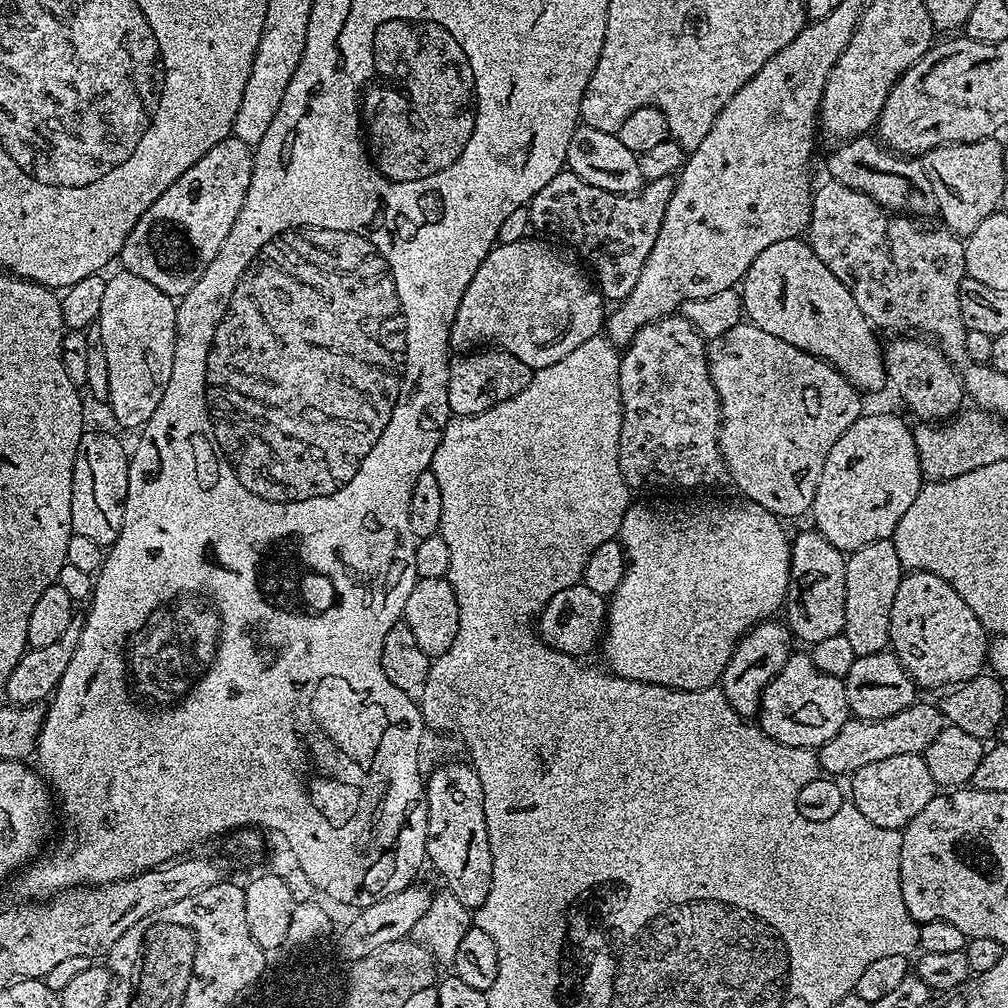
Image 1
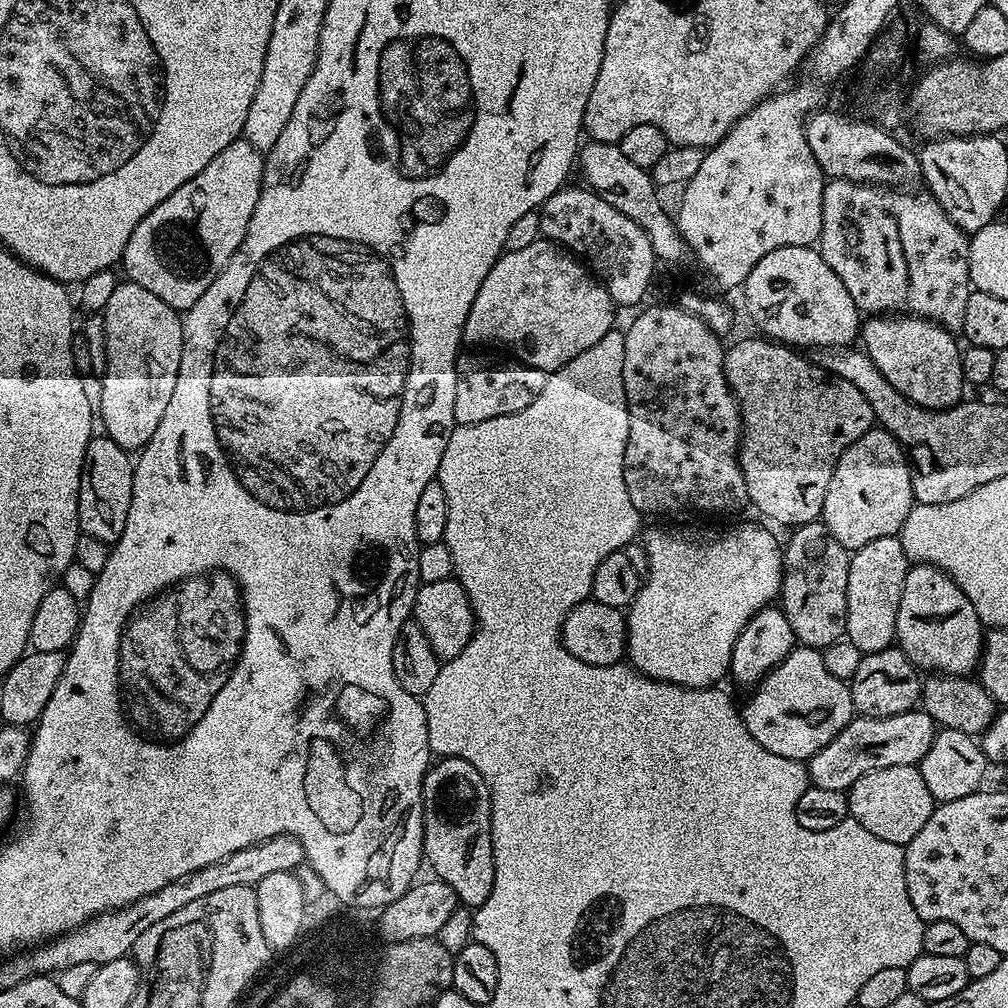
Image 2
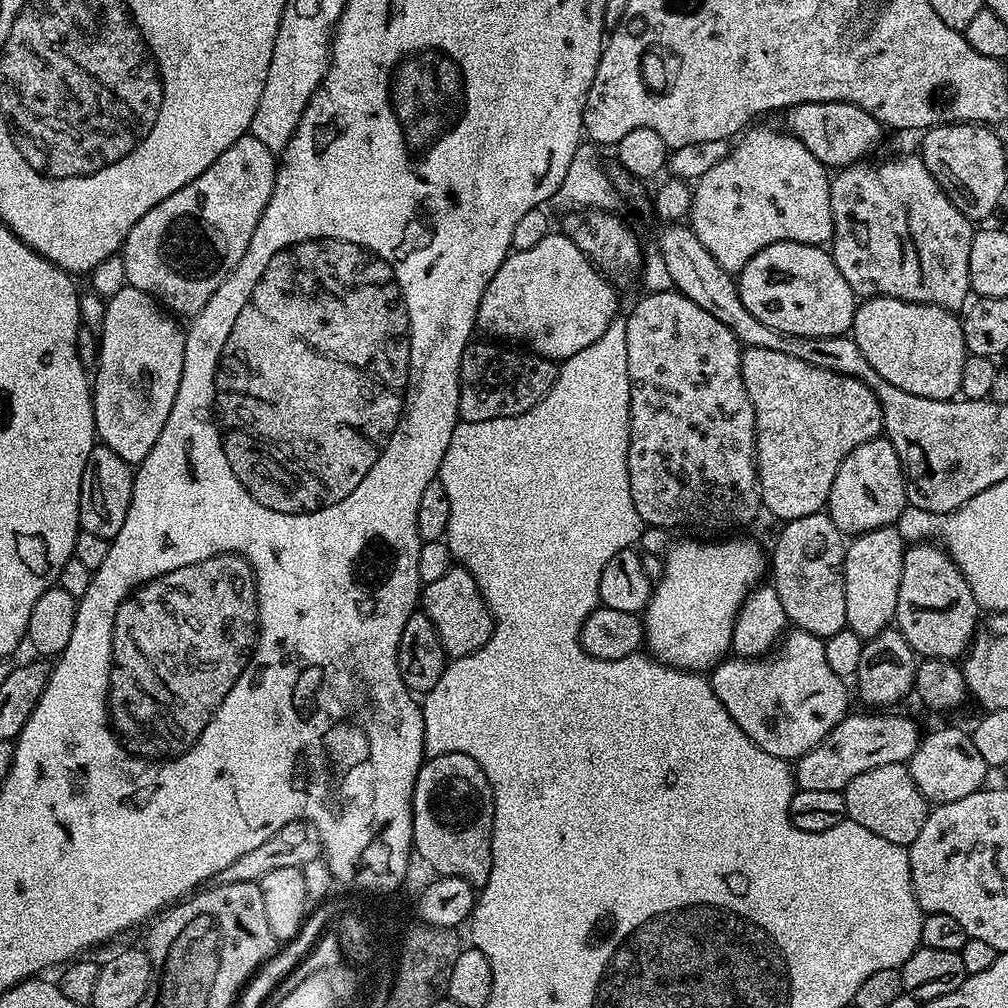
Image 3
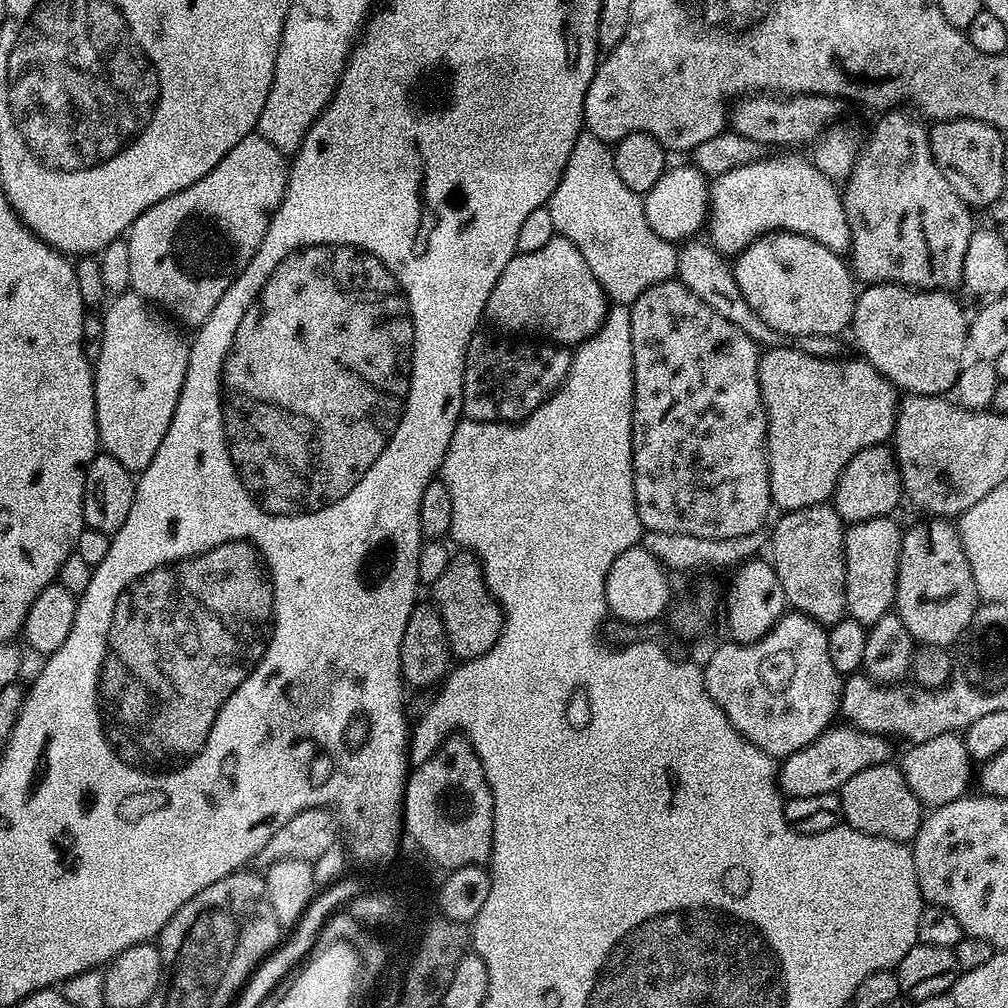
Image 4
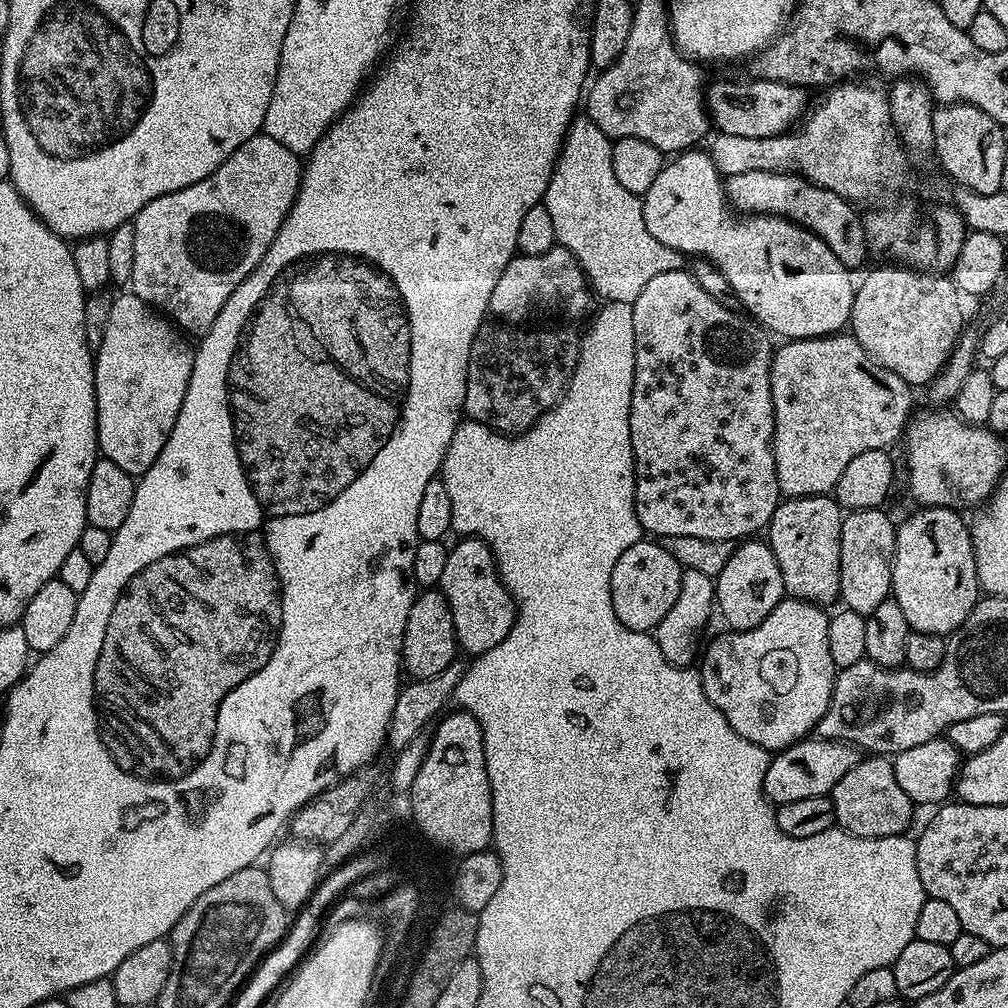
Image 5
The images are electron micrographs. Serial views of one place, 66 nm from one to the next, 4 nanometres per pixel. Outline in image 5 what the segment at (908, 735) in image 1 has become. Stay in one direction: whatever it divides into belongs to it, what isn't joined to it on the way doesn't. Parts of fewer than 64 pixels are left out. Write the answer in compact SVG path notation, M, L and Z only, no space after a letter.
M799 740L797 744L775 753L769 759L764 775L764 796L776 806L786 802L799 802L801 798L827 796L834 790L834 786L838 786L838 781L856 765L857 759L857 749L850 744L841 744L838 740Z

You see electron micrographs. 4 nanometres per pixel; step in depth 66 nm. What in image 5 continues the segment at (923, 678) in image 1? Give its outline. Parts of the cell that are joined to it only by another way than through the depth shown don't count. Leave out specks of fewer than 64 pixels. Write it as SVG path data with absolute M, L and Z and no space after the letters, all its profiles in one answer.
M921 507L916 511L920 512L899 521L896 530L896 556L892 560L890 596L898 602L898 606L902 606L902 614L906 614L906 622L911 631L947 637L958 626L962 626L962 622L966 622L970 610L974 610L976 601L982 596L972 533L969 525L964 525L964 520L960 517L963 515L957 509Z

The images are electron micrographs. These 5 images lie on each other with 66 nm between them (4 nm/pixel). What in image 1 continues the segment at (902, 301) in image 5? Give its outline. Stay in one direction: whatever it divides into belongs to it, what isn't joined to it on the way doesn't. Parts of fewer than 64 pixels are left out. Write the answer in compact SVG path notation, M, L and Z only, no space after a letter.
M896 338L892 345L883 349L886 380L889 385L896 384L896 392L900 400L920 419L920 422L948 422L961 411L960 403L965 403L966 393L957 369L945 356L935 343L925 342L920 338Z

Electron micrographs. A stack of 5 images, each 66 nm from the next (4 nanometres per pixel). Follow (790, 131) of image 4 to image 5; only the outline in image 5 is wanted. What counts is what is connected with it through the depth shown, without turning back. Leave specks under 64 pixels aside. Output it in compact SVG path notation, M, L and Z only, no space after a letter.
M755 79L716 80L707 85L708 119L717 133L735 134L741 138L770 138L789 131L805 115L809 107L809 89L777 80Z

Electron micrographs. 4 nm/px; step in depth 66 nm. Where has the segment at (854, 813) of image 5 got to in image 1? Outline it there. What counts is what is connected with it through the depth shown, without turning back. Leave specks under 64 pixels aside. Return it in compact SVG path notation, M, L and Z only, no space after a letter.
M920 756L887 760L869 768L863 768L861 772L855 773L852 782L852 792L850 788L851 807L856 808L858 814L862 814L862 818L866 818L866 822L870 822L874 827L880 828L884 832L899 833L907 828L908 824L914 818L918 818L918 814L922 814L926 810L926 806L933 804L938 796L938 789L934 778L930 774L928 761Z

